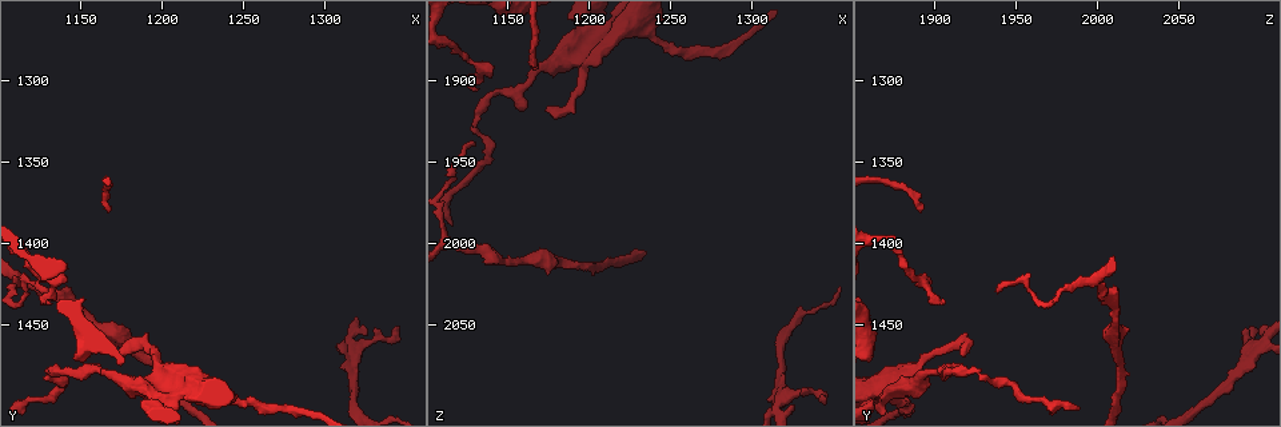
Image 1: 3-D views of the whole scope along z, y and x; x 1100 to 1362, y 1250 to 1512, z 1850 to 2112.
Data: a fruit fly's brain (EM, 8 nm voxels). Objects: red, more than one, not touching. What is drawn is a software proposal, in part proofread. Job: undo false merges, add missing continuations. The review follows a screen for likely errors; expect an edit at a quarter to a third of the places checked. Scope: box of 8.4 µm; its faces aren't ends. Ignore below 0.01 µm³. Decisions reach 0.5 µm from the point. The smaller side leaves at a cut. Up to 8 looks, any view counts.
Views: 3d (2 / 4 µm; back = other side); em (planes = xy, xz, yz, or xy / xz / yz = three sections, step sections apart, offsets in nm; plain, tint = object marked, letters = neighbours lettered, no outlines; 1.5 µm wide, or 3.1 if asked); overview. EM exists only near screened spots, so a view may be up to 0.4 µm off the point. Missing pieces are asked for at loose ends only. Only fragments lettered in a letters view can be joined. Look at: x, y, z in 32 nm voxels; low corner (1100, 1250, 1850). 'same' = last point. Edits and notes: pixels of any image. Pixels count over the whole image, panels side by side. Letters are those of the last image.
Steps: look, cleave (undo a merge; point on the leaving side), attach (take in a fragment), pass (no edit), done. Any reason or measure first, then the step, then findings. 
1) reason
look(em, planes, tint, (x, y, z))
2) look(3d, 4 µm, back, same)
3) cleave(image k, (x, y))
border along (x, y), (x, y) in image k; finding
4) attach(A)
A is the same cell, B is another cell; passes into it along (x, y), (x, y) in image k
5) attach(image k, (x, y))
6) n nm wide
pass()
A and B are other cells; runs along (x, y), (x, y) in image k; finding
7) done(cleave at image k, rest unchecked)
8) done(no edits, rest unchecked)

narrows sharply
look(em, xy, step 4, letters, (1248, 1498, 1878))

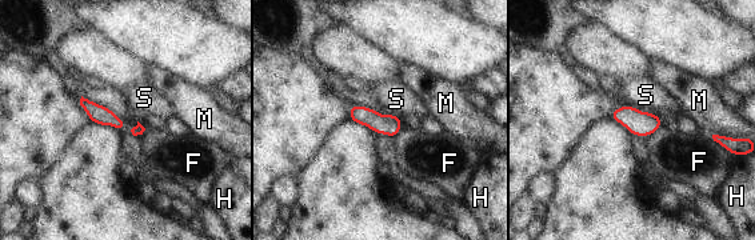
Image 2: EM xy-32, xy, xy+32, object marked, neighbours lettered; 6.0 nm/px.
look(em, planes, letters, same)

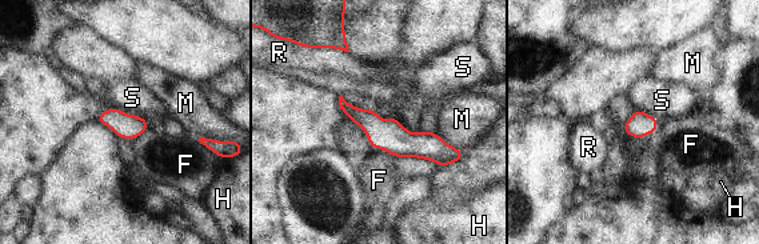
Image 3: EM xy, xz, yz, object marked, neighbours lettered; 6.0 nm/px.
pass()
F, H, M, R and S are other cells; border along (116, 107), (147, 120) in image 3; all the same cell

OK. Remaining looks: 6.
thin end
look(3d, 2 µm, (1128, 1436, 1904))

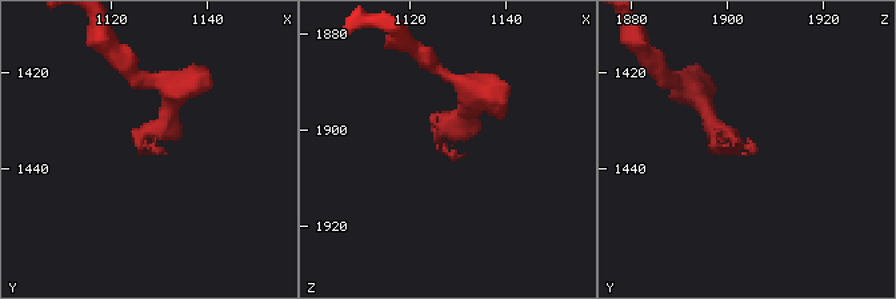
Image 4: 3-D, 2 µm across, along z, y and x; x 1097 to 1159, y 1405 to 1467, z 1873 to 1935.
look(em, planes, letters, (1128, 1436, 1905))

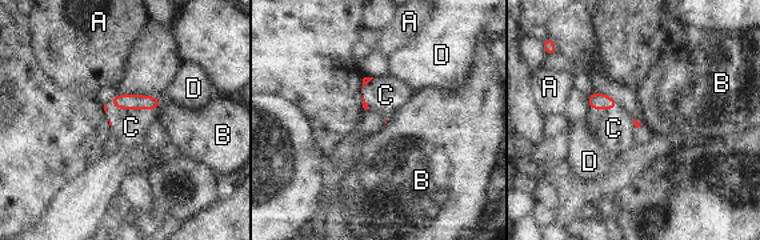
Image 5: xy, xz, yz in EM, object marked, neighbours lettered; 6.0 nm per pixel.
attach(C)
C is the same cell, A, B and D are other cells; passes into it along (122, 102), (134, 108), (131, 127) in image 5; it goes on there

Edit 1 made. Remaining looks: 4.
done(attach at image 5, rest unchecked)

